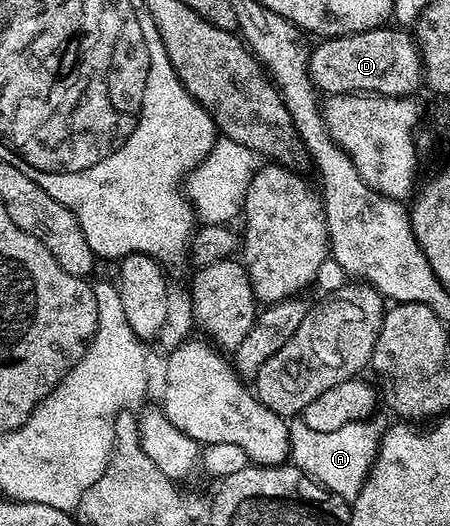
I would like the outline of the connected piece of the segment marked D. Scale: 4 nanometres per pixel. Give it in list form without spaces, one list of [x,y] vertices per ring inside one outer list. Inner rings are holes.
[[[380,27],[344,37],[325,37],[311,50],[307,70],[323,95],[362,93],[380,97],[411,97],[424,84],[423,56],[415,38],[403,27]]]

